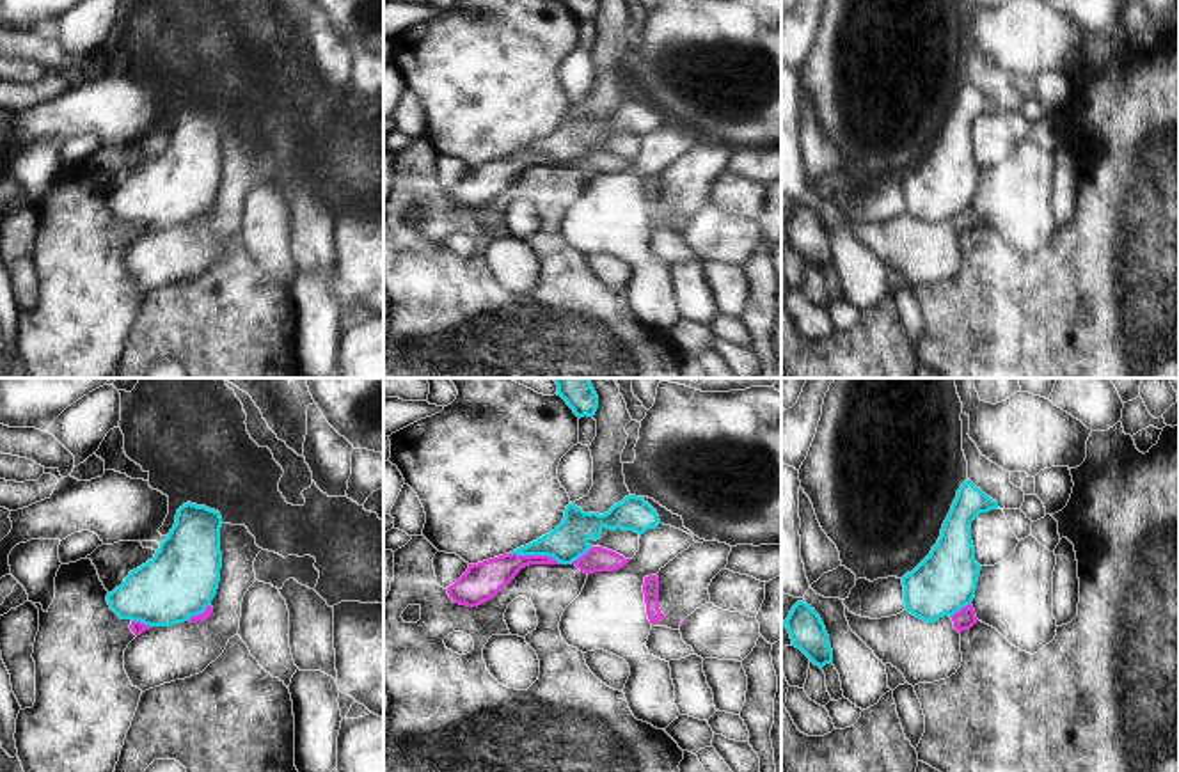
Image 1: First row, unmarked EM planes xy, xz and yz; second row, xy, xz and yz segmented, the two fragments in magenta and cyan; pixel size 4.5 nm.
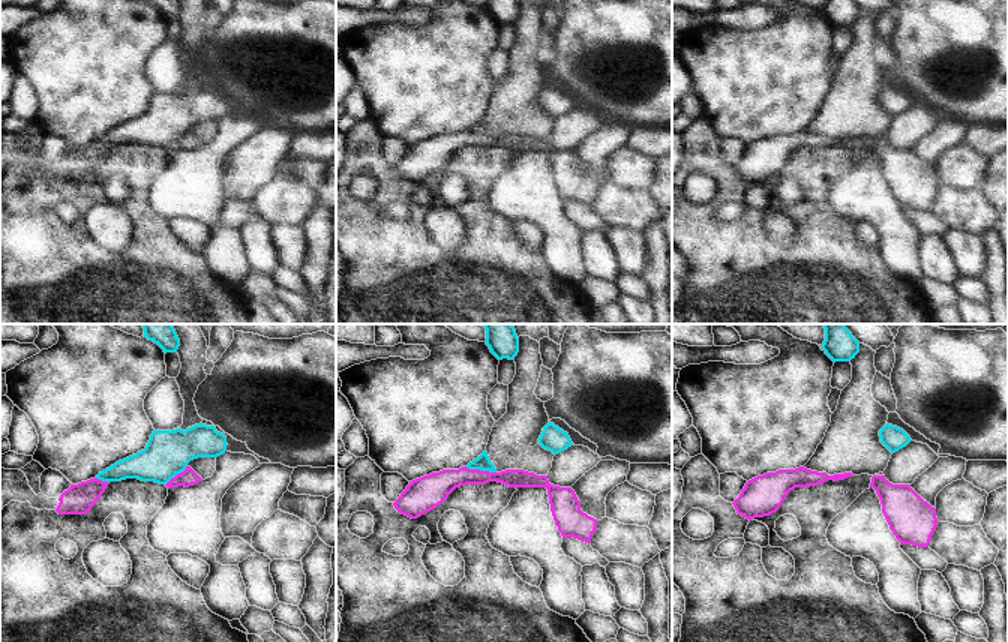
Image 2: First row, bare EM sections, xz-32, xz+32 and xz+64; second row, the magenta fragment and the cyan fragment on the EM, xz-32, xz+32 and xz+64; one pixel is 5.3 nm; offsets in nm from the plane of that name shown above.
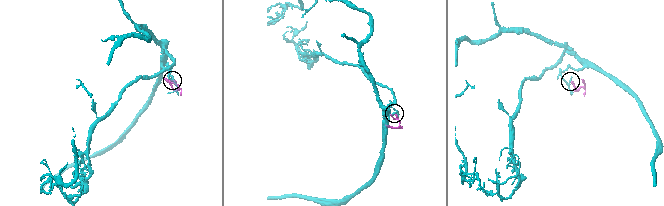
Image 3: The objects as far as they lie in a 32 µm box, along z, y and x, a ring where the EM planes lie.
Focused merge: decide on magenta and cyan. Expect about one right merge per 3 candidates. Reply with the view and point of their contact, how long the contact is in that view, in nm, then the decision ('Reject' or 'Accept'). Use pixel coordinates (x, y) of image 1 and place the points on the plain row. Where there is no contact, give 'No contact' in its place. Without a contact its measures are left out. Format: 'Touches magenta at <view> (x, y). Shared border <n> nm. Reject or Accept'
Touches magenta at xz (535, 158). Shared border 240 nm. Reject.

